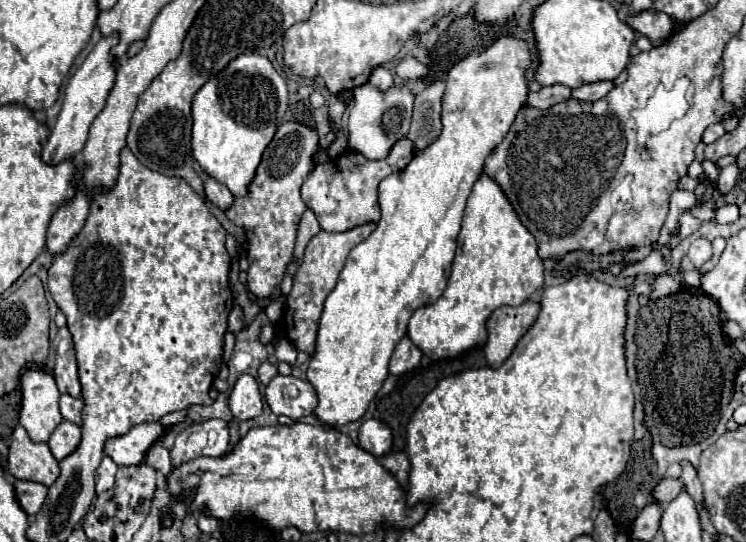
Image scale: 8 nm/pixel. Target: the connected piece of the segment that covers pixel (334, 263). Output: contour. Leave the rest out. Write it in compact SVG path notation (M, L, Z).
M365 223L365 225L353 227L349 231L343 231L343 233L321 231L305 247L303 263L297 267L297 271L293 275L293 291L287 297L287 305L289 307L285 311L287 335L295 343L295 347L299 351L305 351L307 355L313 355L313 351L315 351L315 339L317 339L319 315L323 311L323 301L329 295L329 291L333 291L333 287L337 283L337 277L339 277L341 269L345 267L345 261L347 261L347 255L351 253L351 249L355 245L363 243L375 231L375 227L377 227L375 223Z

